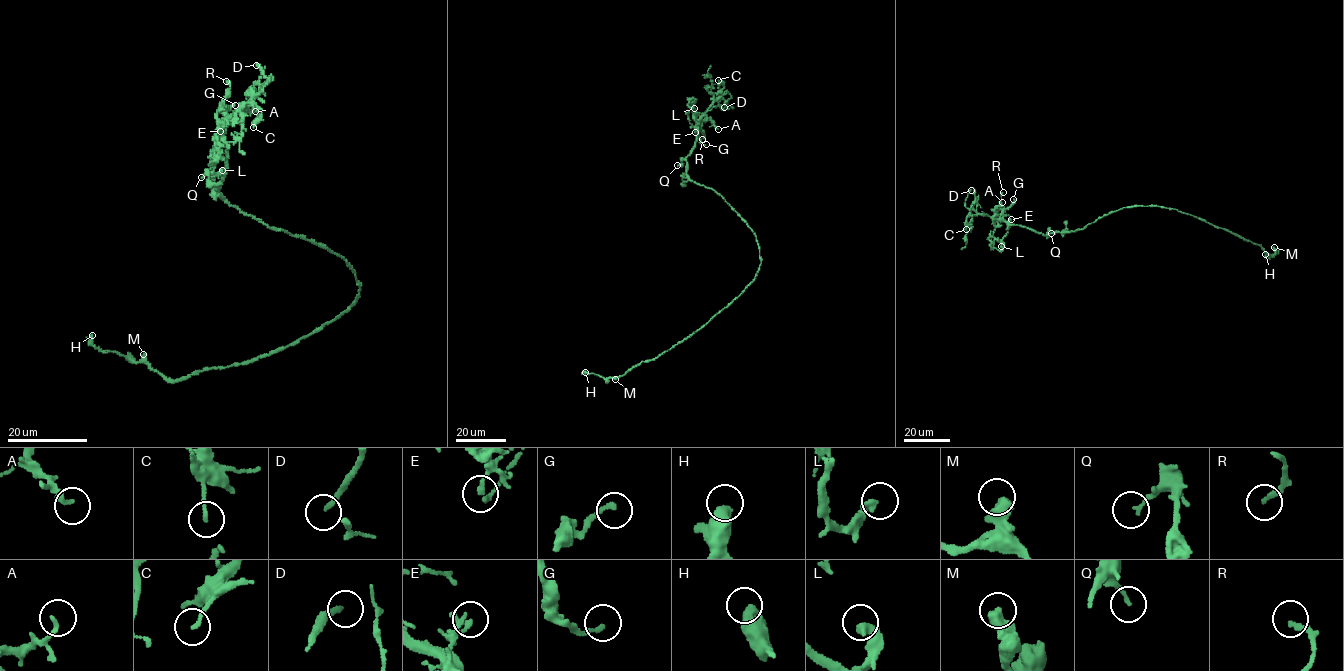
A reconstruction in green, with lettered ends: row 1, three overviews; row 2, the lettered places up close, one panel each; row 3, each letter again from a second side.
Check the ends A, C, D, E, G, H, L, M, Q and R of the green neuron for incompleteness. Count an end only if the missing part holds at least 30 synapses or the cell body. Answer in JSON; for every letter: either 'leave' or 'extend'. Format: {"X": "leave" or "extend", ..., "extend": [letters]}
{"A": "leave", "C": "leave", "D": "extend", "E": "leave", "G": "leave", "H": "leave", "L": "leave", "M": "leave", "Q": "leave", "R": "leave", "extend": ["D"]}

